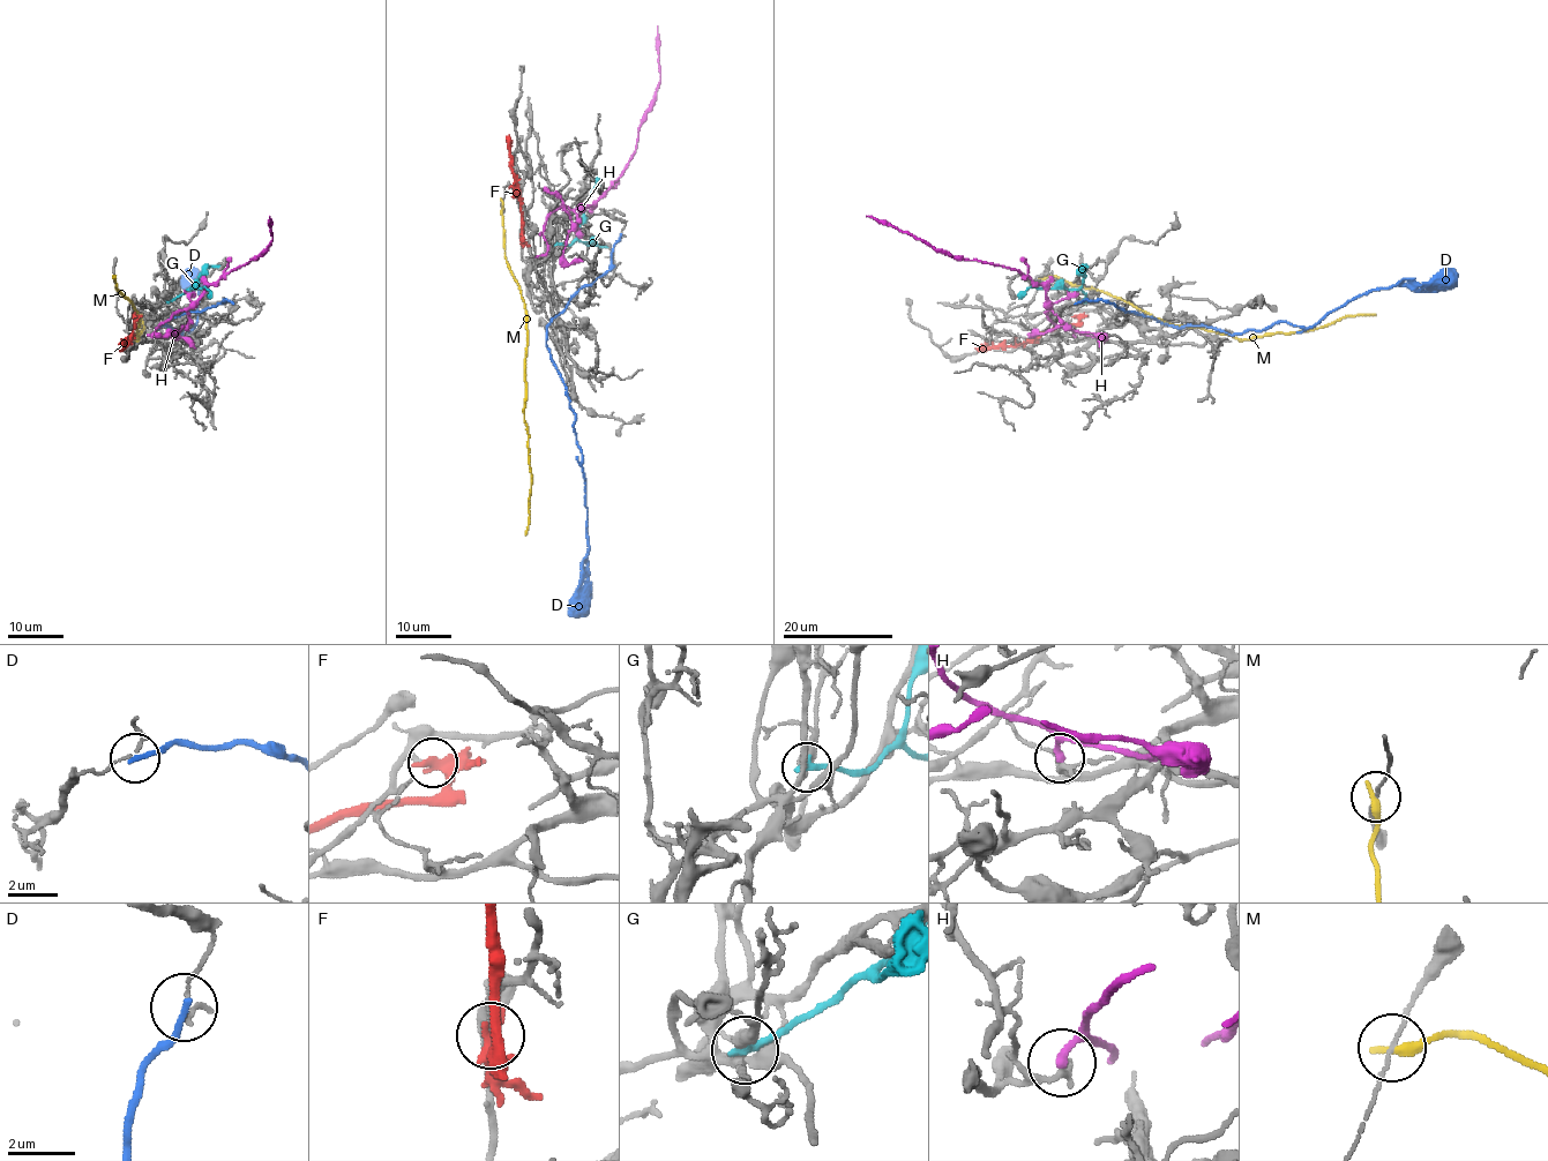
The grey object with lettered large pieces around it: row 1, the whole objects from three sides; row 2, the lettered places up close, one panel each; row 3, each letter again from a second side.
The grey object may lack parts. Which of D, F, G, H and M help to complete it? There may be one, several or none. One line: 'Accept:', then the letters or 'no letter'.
Accept: no letter

